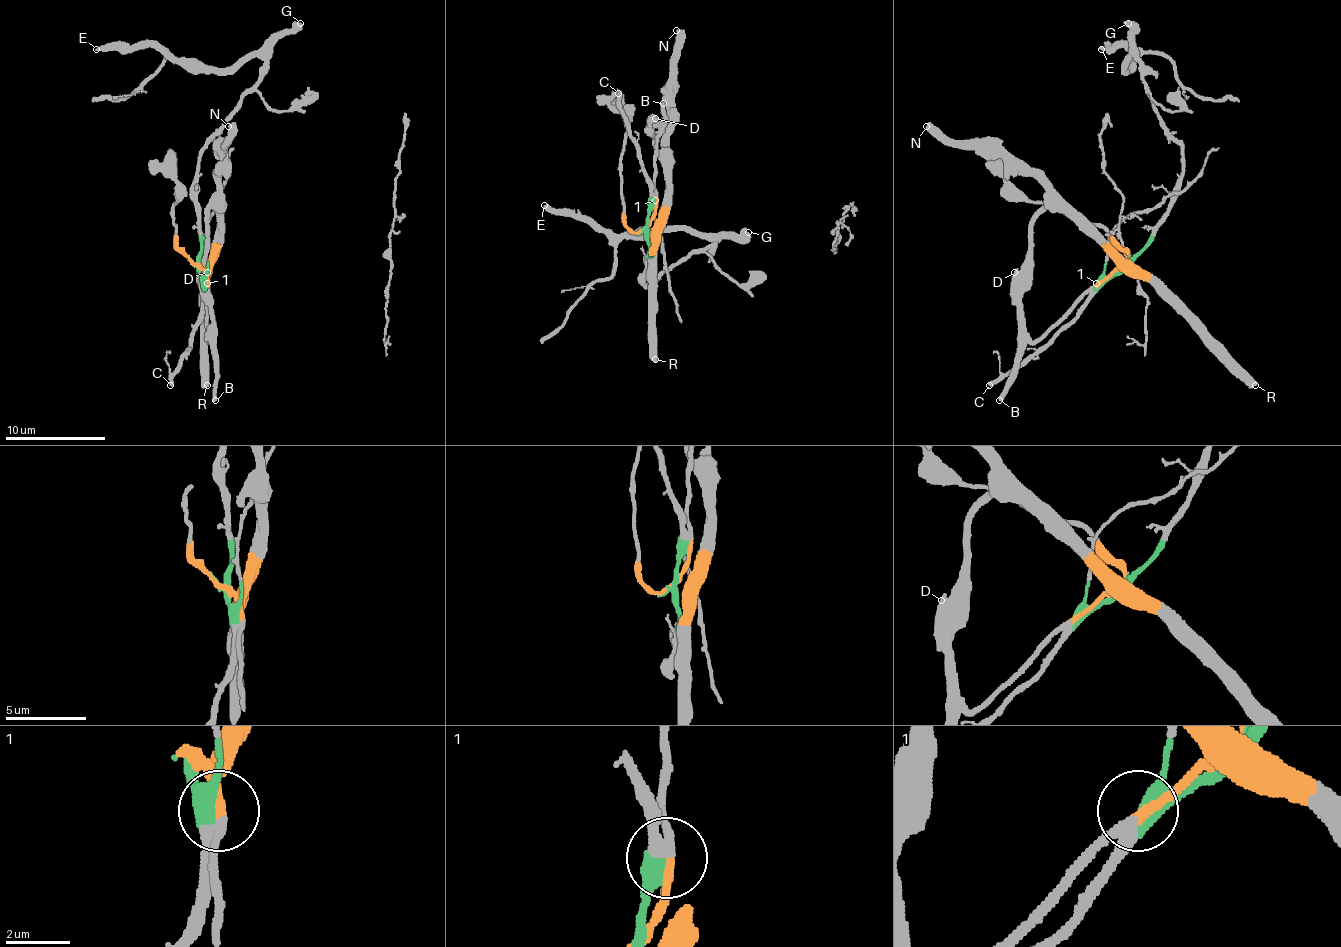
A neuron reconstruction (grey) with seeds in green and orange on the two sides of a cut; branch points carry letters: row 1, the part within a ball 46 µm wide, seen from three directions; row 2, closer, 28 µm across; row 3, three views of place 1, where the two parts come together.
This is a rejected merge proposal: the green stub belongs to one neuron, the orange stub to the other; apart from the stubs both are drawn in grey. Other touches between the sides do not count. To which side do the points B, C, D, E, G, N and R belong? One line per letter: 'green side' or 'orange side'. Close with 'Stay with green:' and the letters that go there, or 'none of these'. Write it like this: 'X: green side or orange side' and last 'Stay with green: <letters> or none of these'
B: orange side
C: green side
D: orange side
E: green side
G: green side
N: orange side
R: orange side
Stay with green: C, E, G

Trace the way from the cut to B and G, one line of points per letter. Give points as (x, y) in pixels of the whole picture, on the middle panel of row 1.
B: (643, 229), (655, 209), (655, 143), (663, 130), (663, 103)
G: (643, 229), (648, 249), (645, 272), (648, 287), (673, 264), (713, 241), (748, 231)

